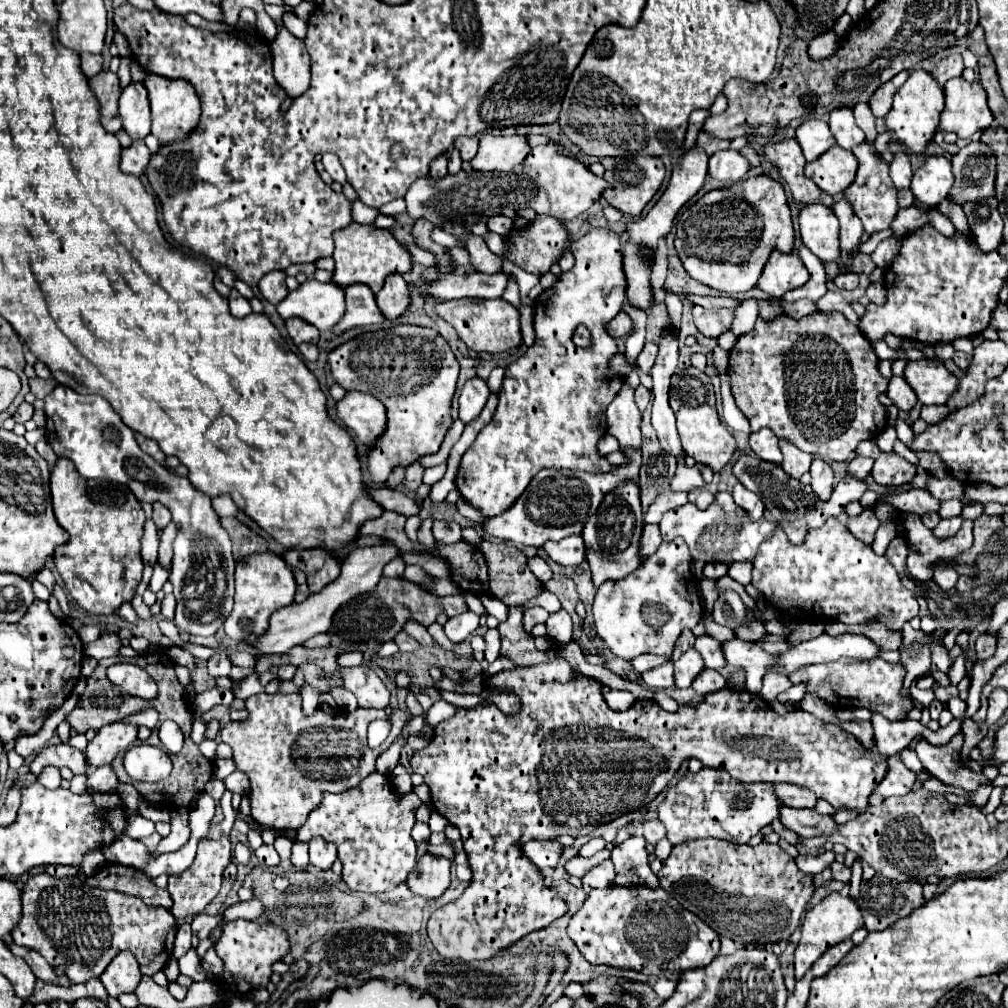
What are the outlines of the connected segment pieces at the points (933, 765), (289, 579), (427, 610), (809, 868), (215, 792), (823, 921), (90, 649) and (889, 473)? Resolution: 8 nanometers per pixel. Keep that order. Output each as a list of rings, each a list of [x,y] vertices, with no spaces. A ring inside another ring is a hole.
[[[957,734],[953,736],[953,740],[945,746],[933,746],[929,744],[925,738],[917,740],[917,746],[915,746],[915,752],[921,760],[921,764],[935,776],[939,778],[941,782],[945,784],[951,784],[951,786],[961,786],[963,790],[969,790],[969,792],[975,792],[979,784],[985,784],[989,782],[983,774],[973,774],[971,770],[955,764],[951,760],[953,752],[959,750],[959,746],[963,744],[963,736]]]
[[[263,552],[263,554],[251,554],[243,560],[237,562],[235,568],[235,606],[229,618],[224,622],[224,630],[229,641],[239,644],[249,634],[257,636],[264,633],[268,627],[269,616],[293,602],[295,596],[295,578],[291,568],[283,562],[281,556],[273,552]],[[241,622],[241,628],[239,626]],[[245,624],[245,626],[244,626]]]
[[[383,578],[371,594],[357,596],[337,610],[333,616],[333,630],[347,644],[383,644],[393,640],[409,618],[429,626],[441,612],[441,598],[433,596],[419,584],[413,584],[405,578]]]
[[[829,850],[825,854],[817,854],[817,856],[801,854],[795,858],[795,862],[797,862],[797,868],[805,874],[821,874],[833,862],[833,858],[835,858],[835,852]]]
[[[215,776],[211,778],[211,782],[205,786],[205,792],[209,794],[209,796],[213,796],[213,800],[215,802],[219,802],[221,800],[221,796],[223,796],[223,792],[225,792],[225,786],[223,786],[223,782],[221,780],[217,780]]]
[[[831,892],[817,906],[813,906],[803,922],[801,922],[801,940],[795,950],[795,978],[803,978],[803,974],[811,968],[811,964],[831,946],[849,938],[855,930],[863,928],[863,918],[857,902],[851,896],[841,896],[839,892]]]
[[[111,632],[101,634],[97,642],[91,642],[91,644],[85,646],[85,654],[95,658],[95,660],[119,656],[119,650],[121,650],[121,640],[115,634],[111,634]]]
[[[881,452],[873,466],[873,478],[875,482],[883,486],[895,486],[895,484],[907,484],[915,476],[915,466],[901,458],[897,452]]]

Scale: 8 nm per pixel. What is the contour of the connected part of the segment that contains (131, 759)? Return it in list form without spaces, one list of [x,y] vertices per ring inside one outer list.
[[[139,744],[127,750],[123,764],[135,782],[159,782],[171,772],[169,754],[149,744]]]

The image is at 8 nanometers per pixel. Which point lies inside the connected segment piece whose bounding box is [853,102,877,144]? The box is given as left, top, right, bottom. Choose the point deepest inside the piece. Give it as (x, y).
(864, 116)

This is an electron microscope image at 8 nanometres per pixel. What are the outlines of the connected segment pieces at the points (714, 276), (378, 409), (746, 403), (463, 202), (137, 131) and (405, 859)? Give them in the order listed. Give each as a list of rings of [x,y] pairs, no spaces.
[[[761,174],[707,192],[679,216],[675,248],[683,268],[697,282],[729,294],[751,290],[773,248],[781,252],[793,250],[793,224],[783,186]]]
[[[349,390],[335,404],[341,424],[355,432],[363,444],[371,444],[385,430],[385,406],[371,394]]]
[[[815,312],[801,320],[777,316],[773,320],[757,320],[749,334],[743,334],[729,354],[731,392],[739,410],[751,422],[751,432],[771,428],[779,438],[791,440],[797,448],[817,454],[825,460],[849,462],[855,448],[863,440],[871,440],[887,426],[885,406],[877,400],[887,390],[887,378],[877,370],[877,356],[863,332],[851,324],[841,312]]]
[[[535,146],[529,152],[529,156],[525,158],[525,168],[521,172],[517,170],[517,172],[509,172],[509,174],[493,174],[493,172],[461,170],[459,174],[445,174],[443,178],[439,178],[439,182],[433,182],[431,176],[423,176],[411,184],[411,188],[405,194],[405,202],[407,202],[409,218],[413,218],[413,220],[425,218],[435,228],[443,228],[445,222],[465,222],[465,226],[469,226],[469,230],[471,230],[473,224],[487,222],[489,216],[501,214],[501,208],[507,208],[507,206],[515,206],[519,210],[533,208],[537,214],[549,214],[557,220],[573,220],[575,216],[583,214],[593,204],[593,200],[597,200],[601,196],[601,192],[605,188],[609,188],[609,184],[603,178],[591,174],[589,168],[583,162],[579,162],[577,158],[559,154],[555,150],[555,146]]]
[[[131,82],[119,98],[119,114],[127,134],[135,138],[145,138],[151,130],[151,112],[147,90],[141,82]]]
[[[373,772],[353,790],[323,794],[321,804],[311,810],[305,824],[295,830],[295,842],[309,842],[313,836],[333,842],[339,850],[343,882],[349,890],[381,894],[405,882],[417,862],[417,842],[411,836],[411,828],[419,806],[421,800],[415,792],[401,794],[391,788],[387,776]]]

